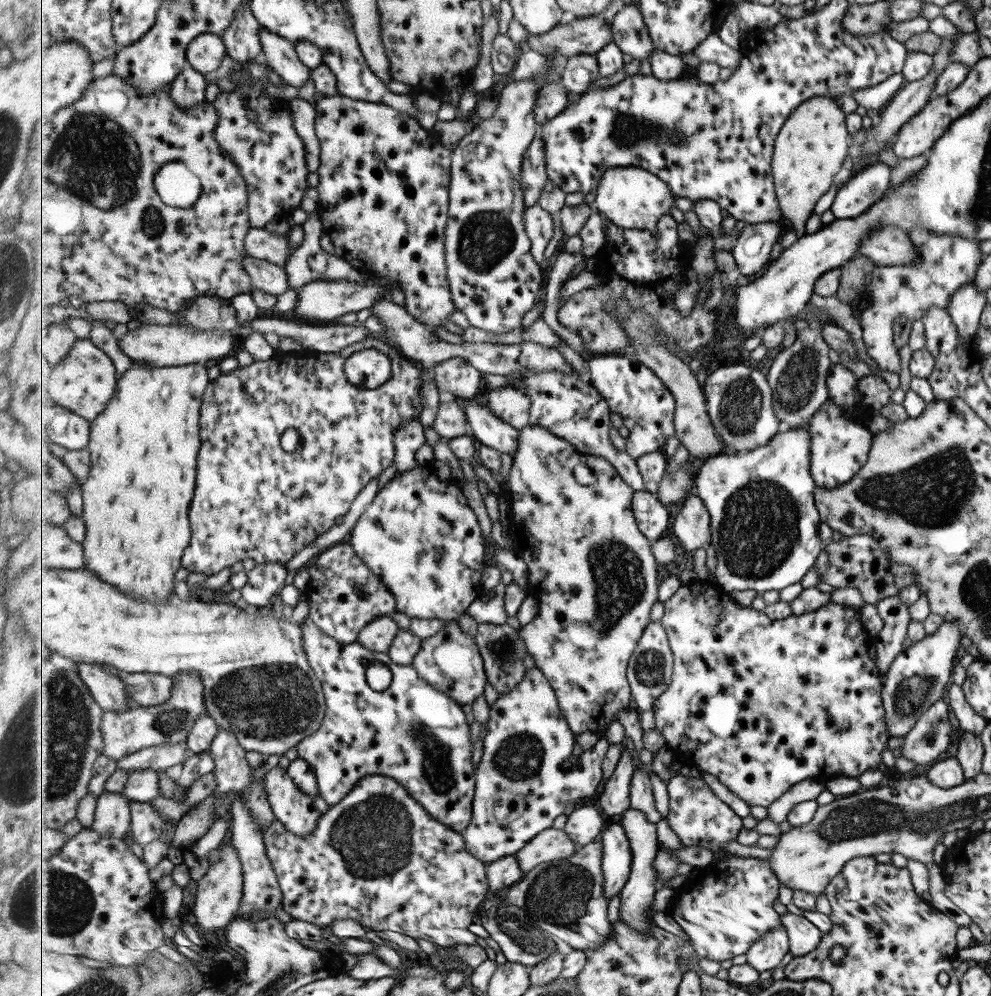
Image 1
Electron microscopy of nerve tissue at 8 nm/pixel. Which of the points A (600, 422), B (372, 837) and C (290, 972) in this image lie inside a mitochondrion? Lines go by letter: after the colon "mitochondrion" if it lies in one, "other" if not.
A: other
B: mitochondrion
C: mitochondrion

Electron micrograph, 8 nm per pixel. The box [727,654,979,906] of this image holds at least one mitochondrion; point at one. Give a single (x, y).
(917, 688)

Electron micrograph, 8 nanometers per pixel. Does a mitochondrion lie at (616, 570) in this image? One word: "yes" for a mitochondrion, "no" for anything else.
yes

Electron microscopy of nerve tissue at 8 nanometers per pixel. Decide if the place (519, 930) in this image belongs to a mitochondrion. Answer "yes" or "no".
yes

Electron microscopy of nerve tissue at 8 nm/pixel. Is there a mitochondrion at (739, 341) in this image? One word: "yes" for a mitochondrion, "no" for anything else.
no

